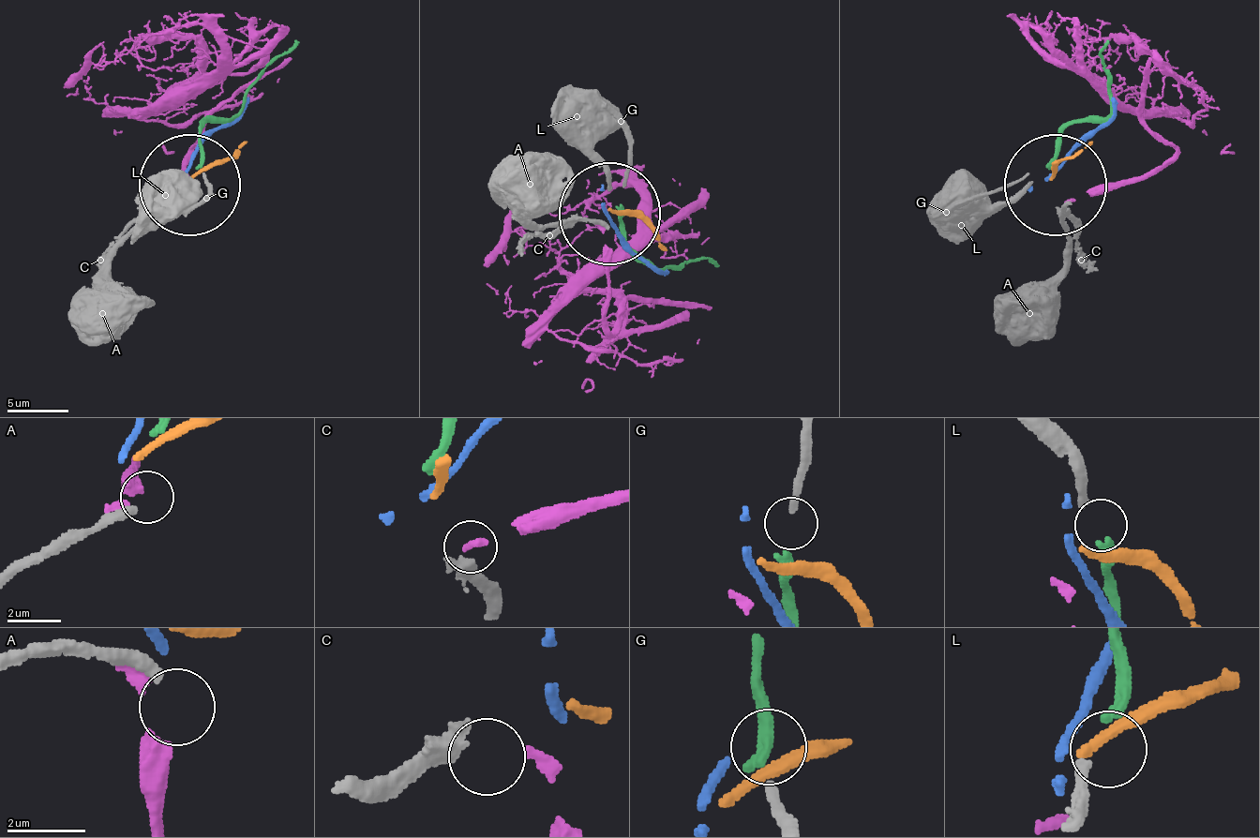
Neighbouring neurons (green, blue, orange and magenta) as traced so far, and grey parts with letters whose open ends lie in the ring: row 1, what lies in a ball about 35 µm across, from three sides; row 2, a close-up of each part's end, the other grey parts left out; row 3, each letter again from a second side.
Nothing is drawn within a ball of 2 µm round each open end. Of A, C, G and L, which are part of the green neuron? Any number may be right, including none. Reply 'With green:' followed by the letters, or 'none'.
With green: L

